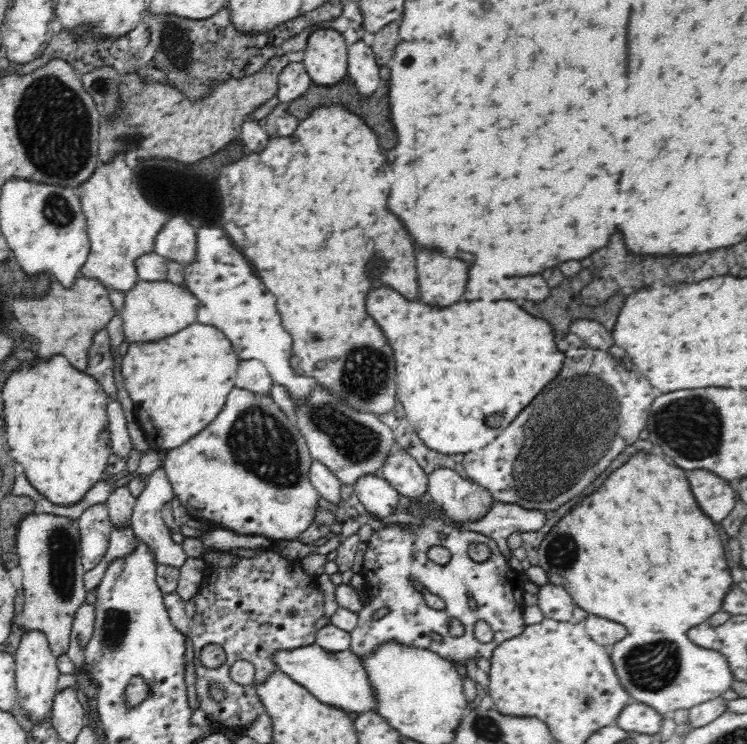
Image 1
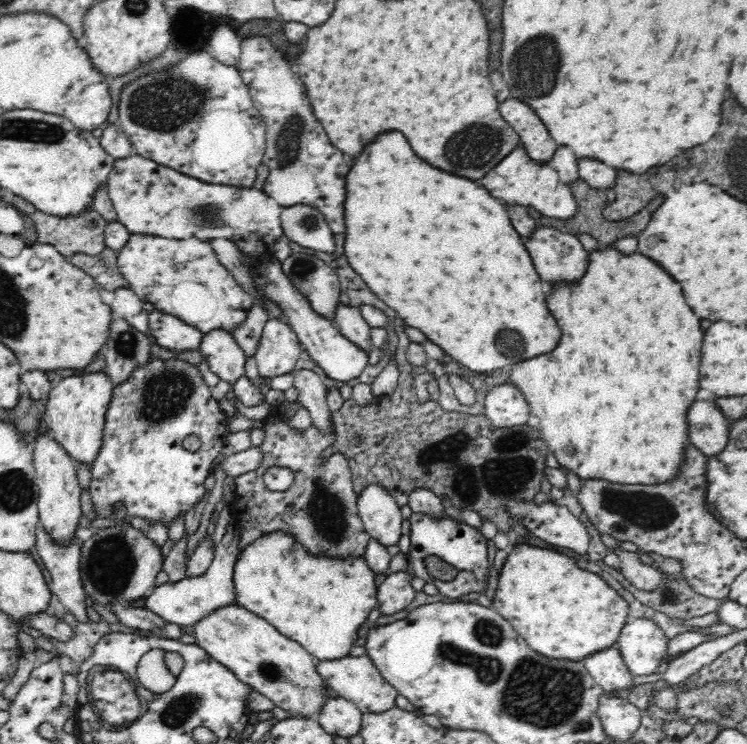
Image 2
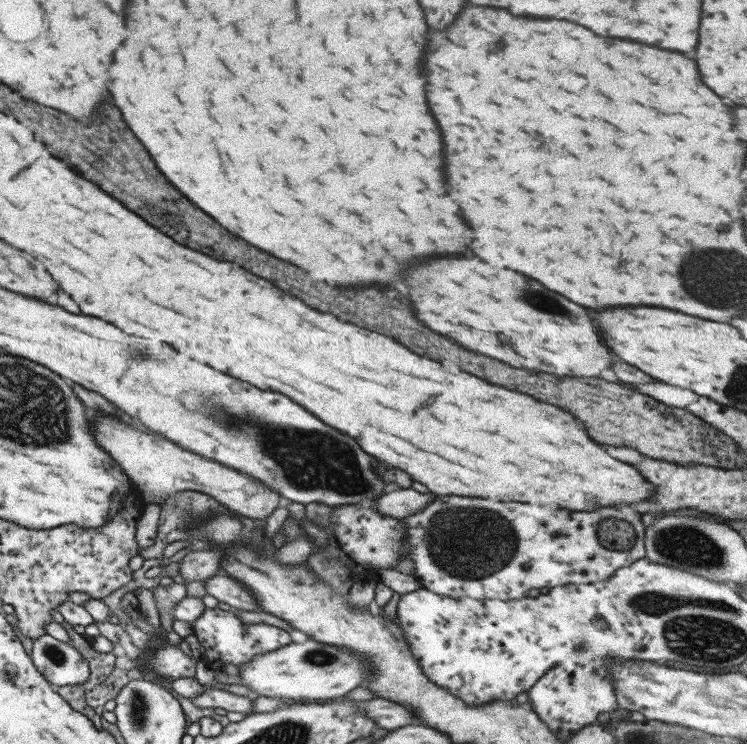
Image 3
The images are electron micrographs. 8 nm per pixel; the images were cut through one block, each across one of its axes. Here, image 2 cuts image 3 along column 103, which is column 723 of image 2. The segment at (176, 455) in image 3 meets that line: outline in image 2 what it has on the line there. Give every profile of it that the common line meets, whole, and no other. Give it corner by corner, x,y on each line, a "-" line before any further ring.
696,400
688,412
688,424
690,424
690,444
700,448
708,458
714,458
722,454
728,446
728,422
724,412
718,408
716,402
710,400

